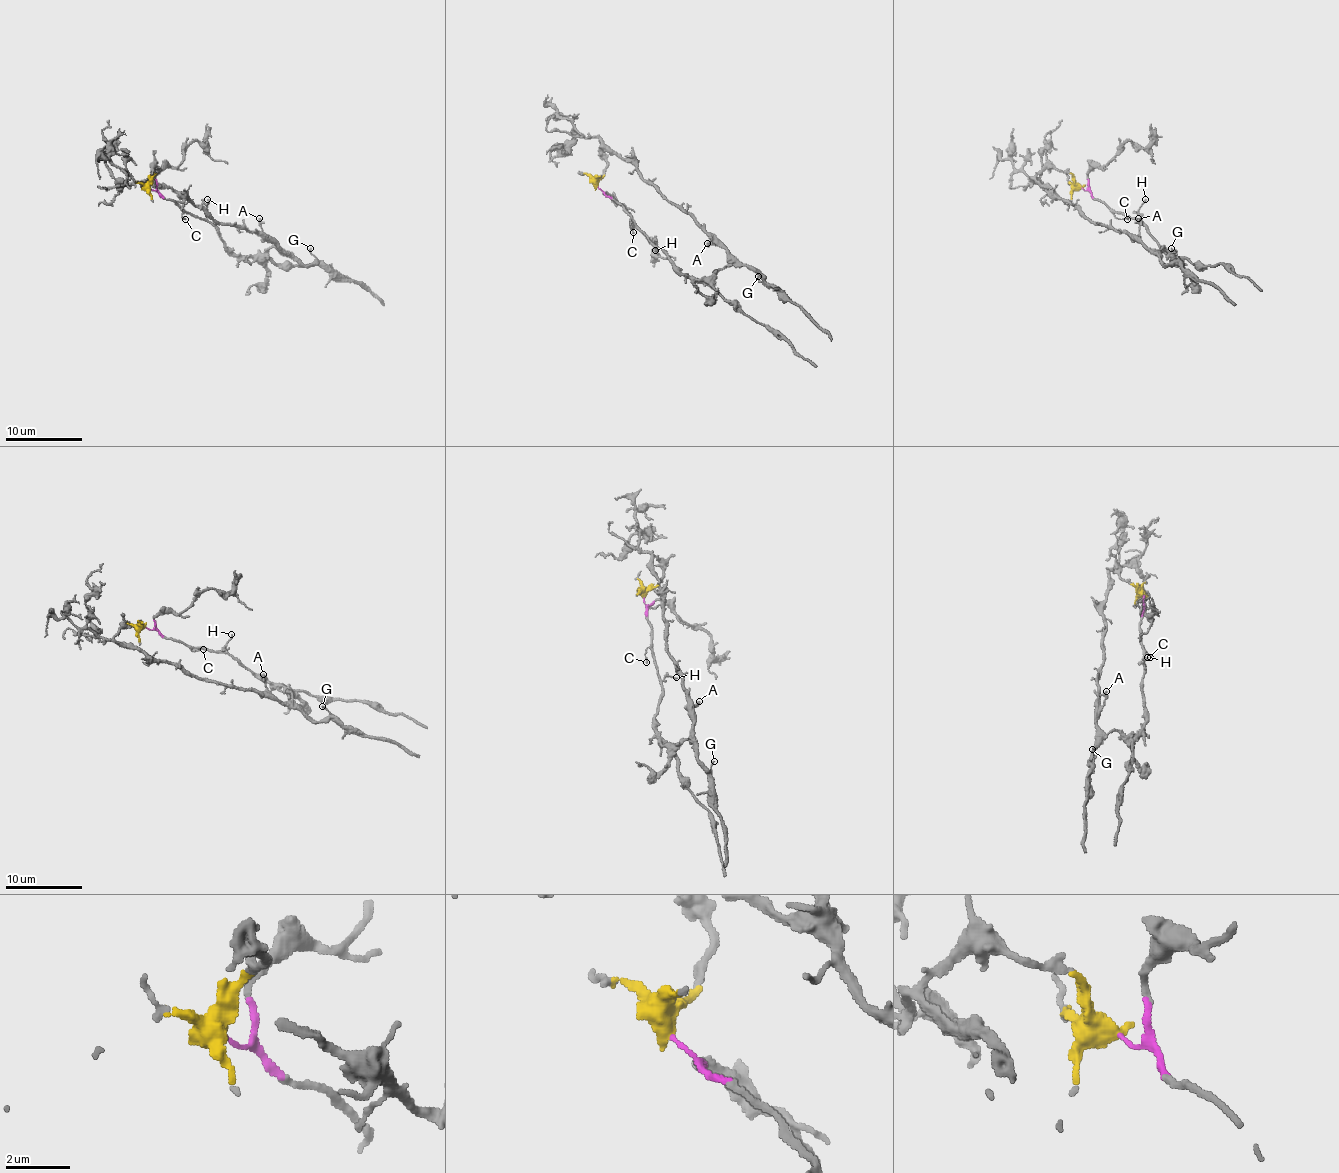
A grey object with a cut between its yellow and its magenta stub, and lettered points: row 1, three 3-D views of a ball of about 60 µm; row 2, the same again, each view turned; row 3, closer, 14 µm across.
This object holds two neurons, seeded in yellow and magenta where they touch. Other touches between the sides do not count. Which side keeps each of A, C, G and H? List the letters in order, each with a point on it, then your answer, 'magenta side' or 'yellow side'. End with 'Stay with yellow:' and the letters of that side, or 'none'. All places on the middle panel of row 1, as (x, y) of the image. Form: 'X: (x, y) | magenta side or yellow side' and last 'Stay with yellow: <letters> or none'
A: (707, 243) | yellow side
C: (633, 232) | magenta side
G: (758, 276) | yellow side
H: (655, 250) | magenta side
Stay with yellow: A, G

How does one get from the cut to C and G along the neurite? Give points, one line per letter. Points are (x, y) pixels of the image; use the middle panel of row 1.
C: (597, 187), (630, 215), (634, 232)
G: (597, 187), (605, 175), (607, 164), (599, 141), (626, 158), (668, 200), (681, 206), (758, 276)

